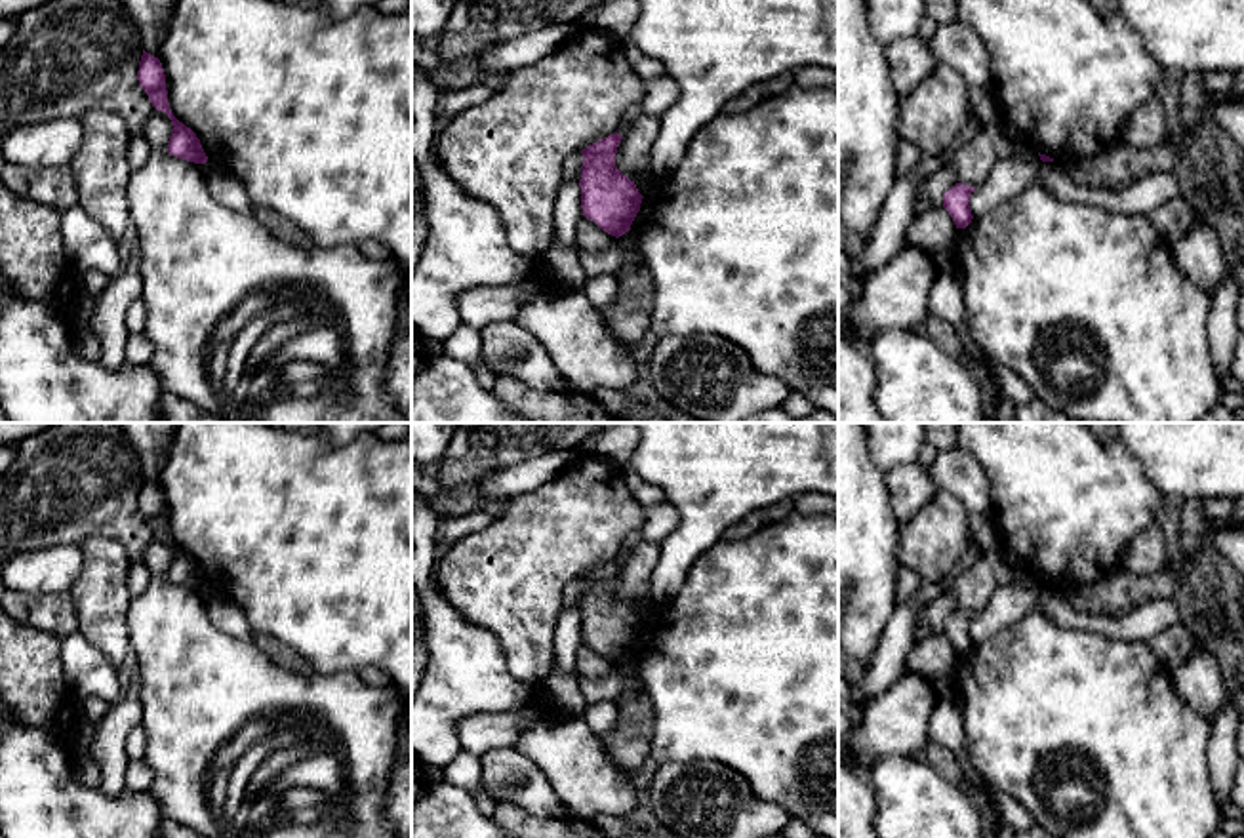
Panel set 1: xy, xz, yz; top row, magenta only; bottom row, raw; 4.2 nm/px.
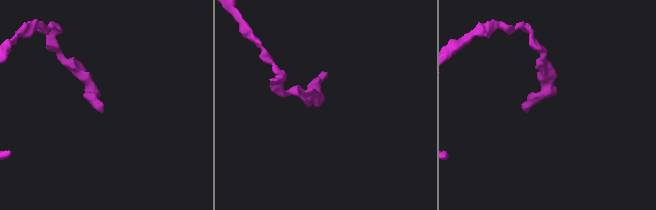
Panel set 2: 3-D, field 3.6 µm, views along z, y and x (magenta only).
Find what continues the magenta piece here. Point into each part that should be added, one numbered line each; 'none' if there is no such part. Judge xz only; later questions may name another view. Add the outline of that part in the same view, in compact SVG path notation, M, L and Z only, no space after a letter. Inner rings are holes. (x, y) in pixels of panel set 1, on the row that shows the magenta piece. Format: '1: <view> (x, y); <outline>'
none

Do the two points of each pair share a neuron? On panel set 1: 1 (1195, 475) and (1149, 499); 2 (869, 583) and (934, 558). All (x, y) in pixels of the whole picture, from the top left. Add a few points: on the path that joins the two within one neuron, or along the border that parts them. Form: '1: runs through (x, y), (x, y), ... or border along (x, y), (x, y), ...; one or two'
1: border along (1134, 456), (1142, 475), (1163, 498); two
2: border along (902, 528), (898, 564); two

